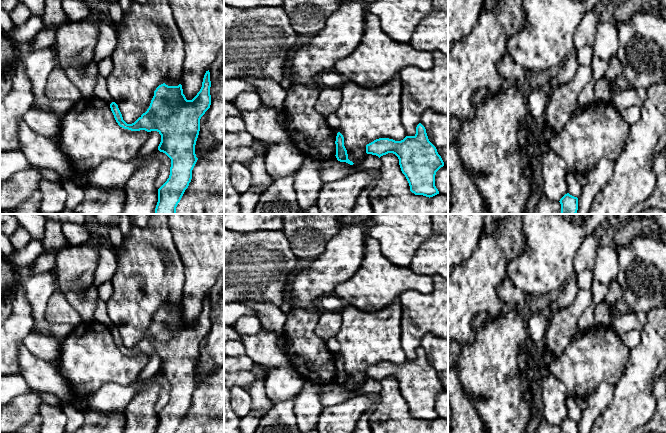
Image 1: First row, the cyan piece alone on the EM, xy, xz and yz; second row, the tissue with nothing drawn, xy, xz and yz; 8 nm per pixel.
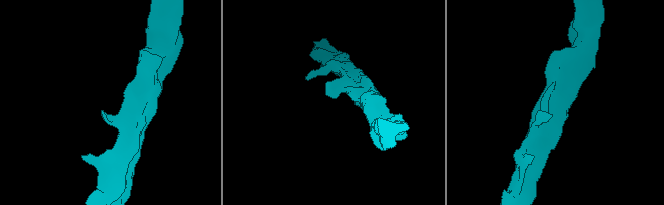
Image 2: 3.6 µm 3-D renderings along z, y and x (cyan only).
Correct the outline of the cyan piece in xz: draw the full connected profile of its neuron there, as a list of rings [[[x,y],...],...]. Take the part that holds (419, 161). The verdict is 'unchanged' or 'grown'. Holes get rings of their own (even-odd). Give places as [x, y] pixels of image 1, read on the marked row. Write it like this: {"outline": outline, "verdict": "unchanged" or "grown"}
{"outline": [[[421,123],[417,125],[414,136],[406,136],[401,141],[376,139],[366,145],[366,153],[379,158],[388,153],[395,154],[412,193],[429,198],[439,194],[435,186],[435,175],[444,166],[444,162],[436,147],[429,141]]], "verdict": "unchanged"}

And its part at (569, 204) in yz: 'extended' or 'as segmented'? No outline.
as segmented

